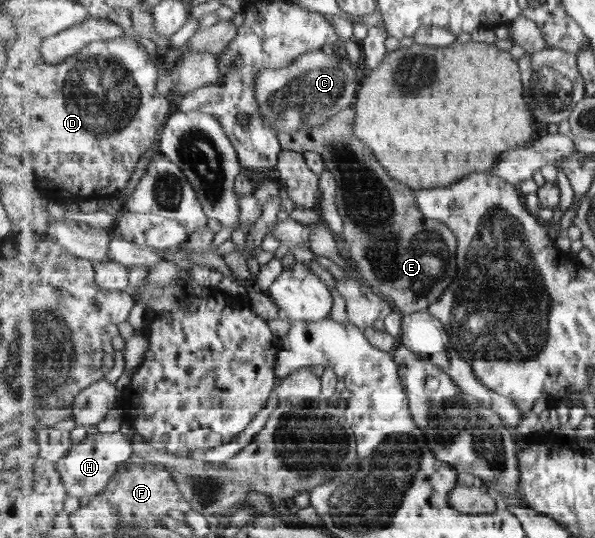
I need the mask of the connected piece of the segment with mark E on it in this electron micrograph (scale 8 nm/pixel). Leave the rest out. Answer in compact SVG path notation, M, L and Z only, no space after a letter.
M354 106L342 108L326 122L314 126L304 122L292 132L280 132L279 139L284 150L300 153L320 153L325 167L330 167L337 182L337 205L344 219L345 237L351 260L368 286L392 301L394 307L405 314L428 310L436 303L446 289L456 280L458 273L458 238L453 229L442 221L429 219L418 208L416 192L406 183L393 179L390 172L376 159L374 150L354 134Z

